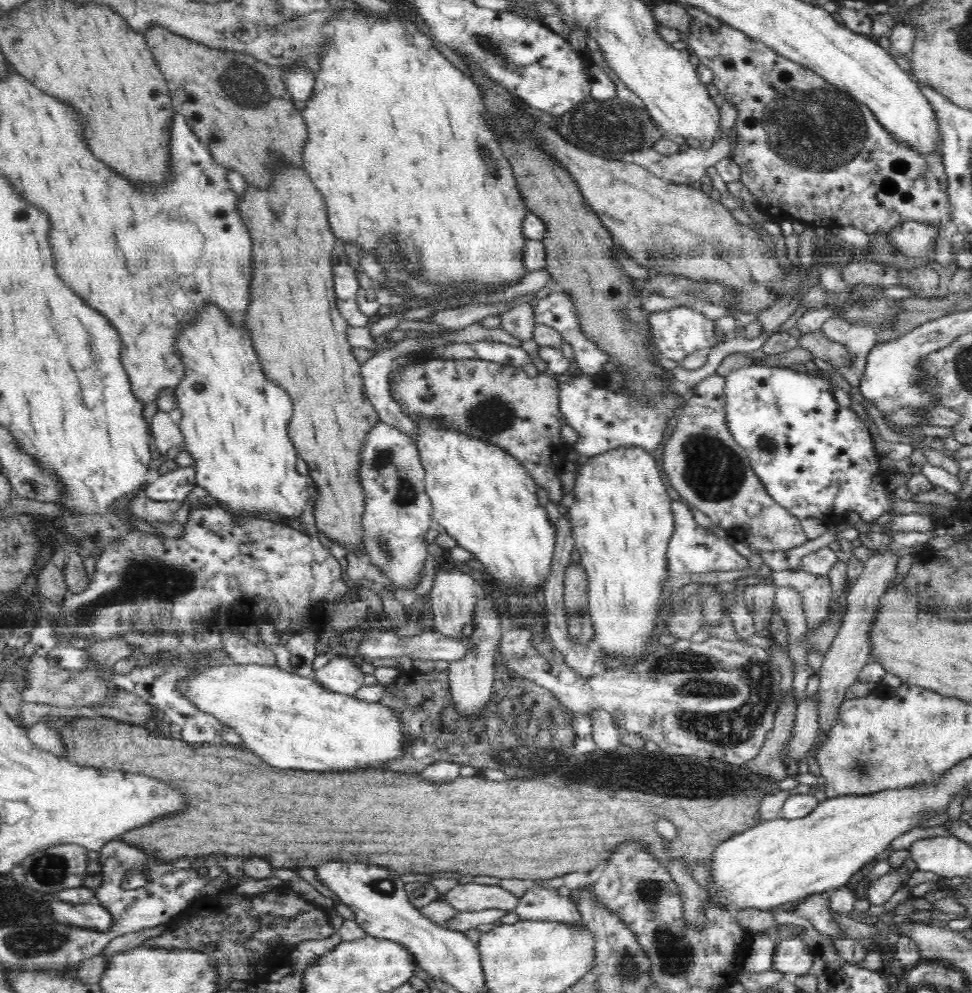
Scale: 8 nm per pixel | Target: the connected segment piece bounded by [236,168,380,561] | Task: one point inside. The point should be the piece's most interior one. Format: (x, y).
(299, 334)

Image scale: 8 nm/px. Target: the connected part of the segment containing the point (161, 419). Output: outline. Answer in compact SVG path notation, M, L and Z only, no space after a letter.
M158 411L156 415L152 418L151 421L151 437L152 447L153 449L157 449L162 455L166 454L168 450L172 450L172 448L176 446L182 446L182 451L186 451L184 447L185 438L184 435L180 432L180 425L175 424L174 420L170 418L170 414L168 412Z

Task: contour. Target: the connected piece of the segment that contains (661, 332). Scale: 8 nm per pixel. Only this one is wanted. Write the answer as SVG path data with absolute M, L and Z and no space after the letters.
M678 305L667 311L650 312L648 321L656 349L662 356L672 361L679 362L691 353L712 348L721 342L715 333L715 321L706 318L693 308Z

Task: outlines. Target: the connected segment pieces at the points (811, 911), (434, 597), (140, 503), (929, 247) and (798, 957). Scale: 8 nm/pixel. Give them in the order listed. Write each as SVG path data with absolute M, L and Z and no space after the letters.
M831 892L816 893L806 896L804 901L795 907L795 913L807 918L815 926L816 930L822 934L830 936L832 939L842 939L842 931L832 919L829 912Z
M454 568L436 573L429 598L433 608L435 630L448 638L463 638L471 626L475 604L484 598L484 590L470 575Z
M139 495L128 502L128 508L138 518L147 522L165 522L170 524L172 516L182 508L184 501L157 501L144 495Z
M904 221L886 235L893 248L902 256L929 256L933 252L940 228L925 222Z
M787 936L775 948L772 968L788 977L803 976L810 970L816 953L814 945L808 946L804 937Z

